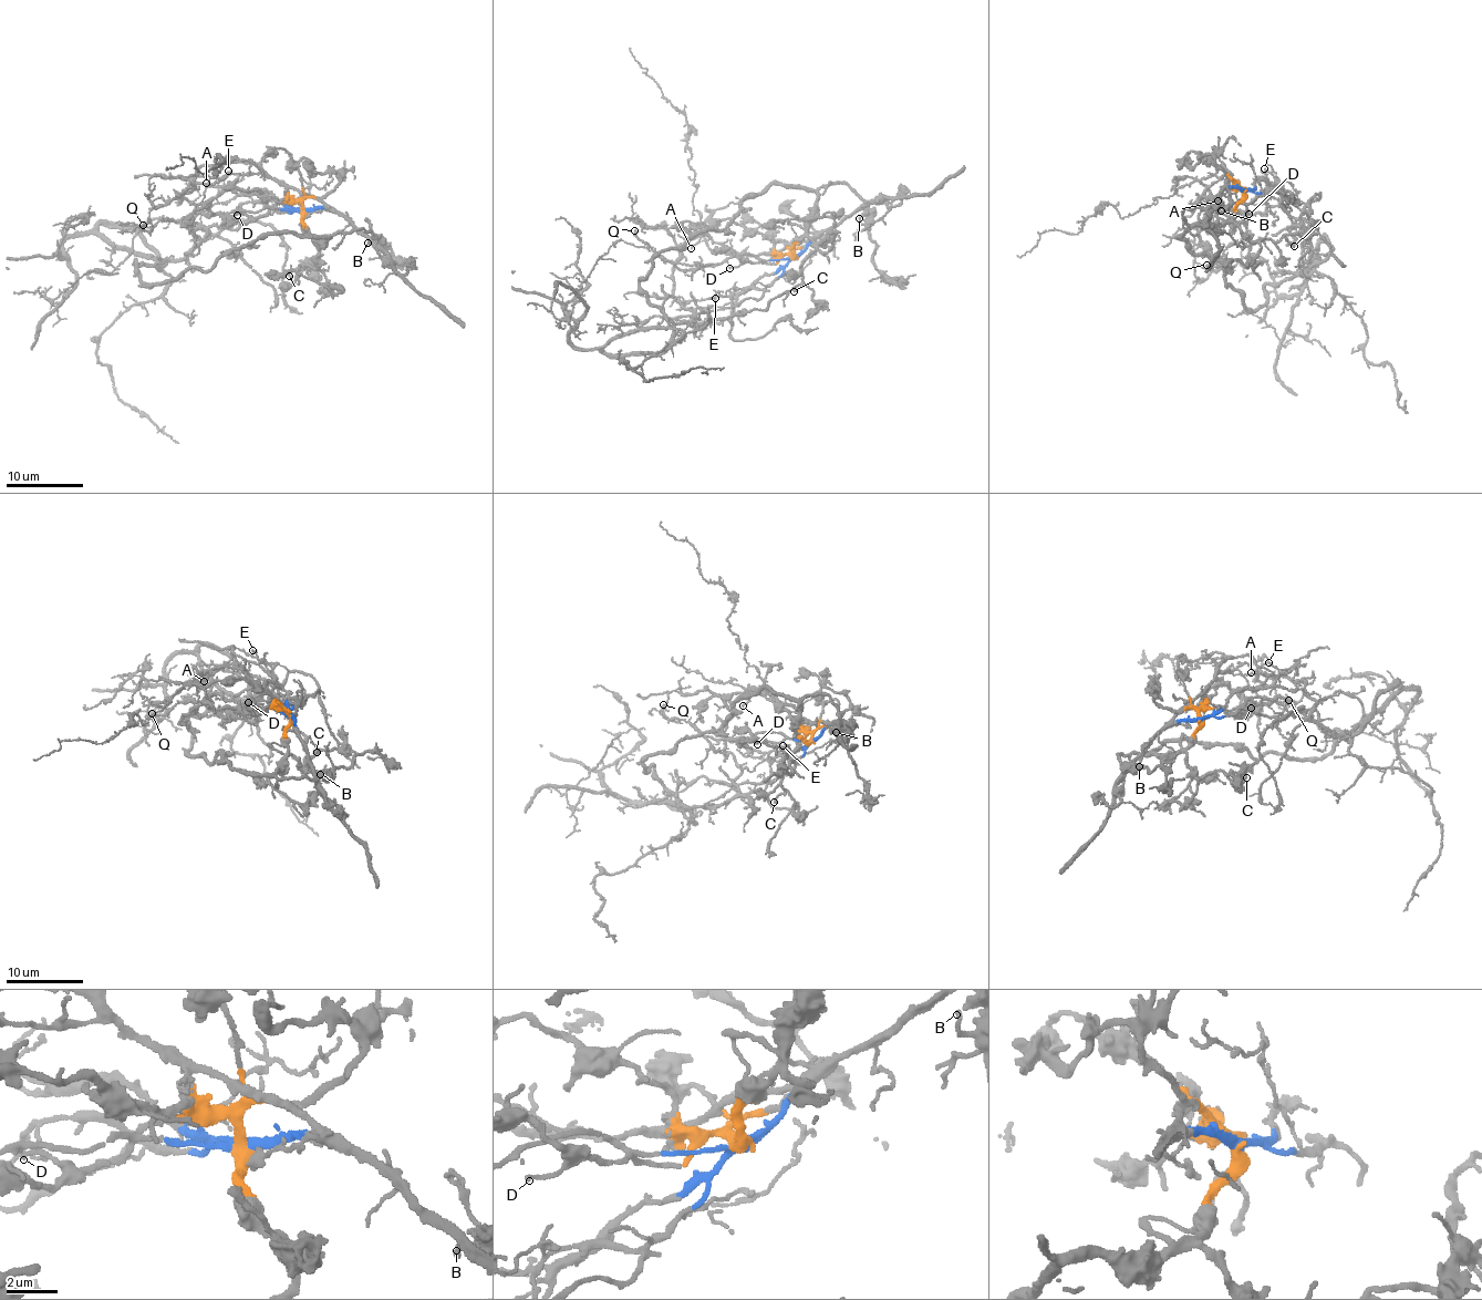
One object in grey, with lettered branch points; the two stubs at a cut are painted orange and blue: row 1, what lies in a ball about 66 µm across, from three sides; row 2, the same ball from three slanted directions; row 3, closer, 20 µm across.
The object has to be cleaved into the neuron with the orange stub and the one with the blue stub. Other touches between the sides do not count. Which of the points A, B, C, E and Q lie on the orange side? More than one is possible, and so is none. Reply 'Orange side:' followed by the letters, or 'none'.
Orange side: B, C

